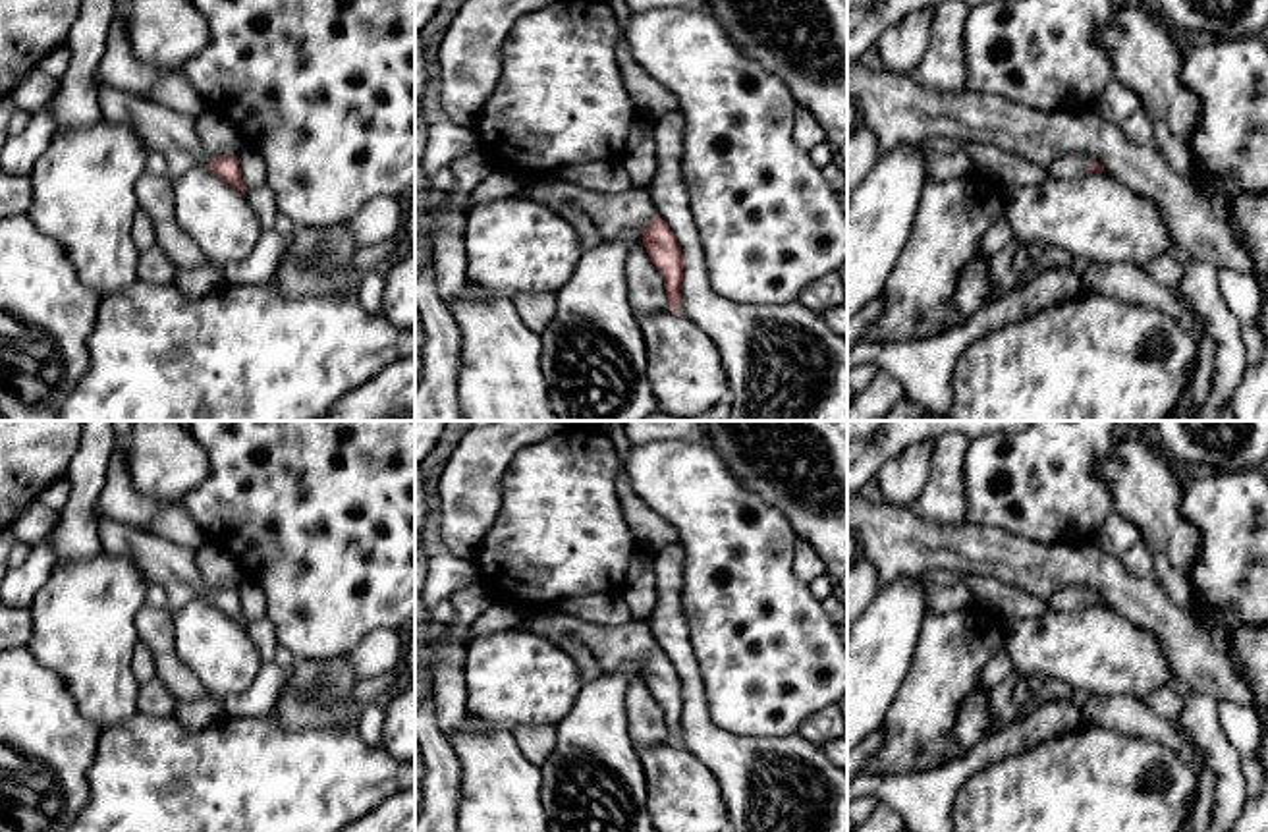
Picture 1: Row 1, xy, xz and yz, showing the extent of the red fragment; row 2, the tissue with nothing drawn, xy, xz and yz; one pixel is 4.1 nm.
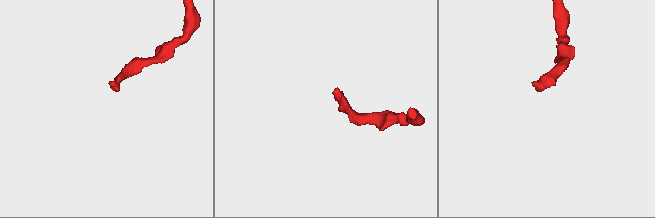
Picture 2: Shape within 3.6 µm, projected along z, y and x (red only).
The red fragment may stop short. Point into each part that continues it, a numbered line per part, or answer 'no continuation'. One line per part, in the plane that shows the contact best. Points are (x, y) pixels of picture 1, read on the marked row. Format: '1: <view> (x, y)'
1: xz (612, 213)

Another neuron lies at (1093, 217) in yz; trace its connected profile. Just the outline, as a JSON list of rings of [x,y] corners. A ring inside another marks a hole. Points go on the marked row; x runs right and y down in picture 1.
[[[1108,172],[1042,176],[1004,189],[1004,218],[1025,245],[1063,249],[1092,264],[1144,263],[1175,245],[1160,208]]]

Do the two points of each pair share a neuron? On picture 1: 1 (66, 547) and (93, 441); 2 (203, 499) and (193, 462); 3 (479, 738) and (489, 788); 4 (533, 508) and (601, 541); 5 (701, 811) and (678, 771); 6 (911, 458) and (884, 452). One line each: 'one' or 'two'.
1: one
2: two
3: one
4: one
5: one
6: two

